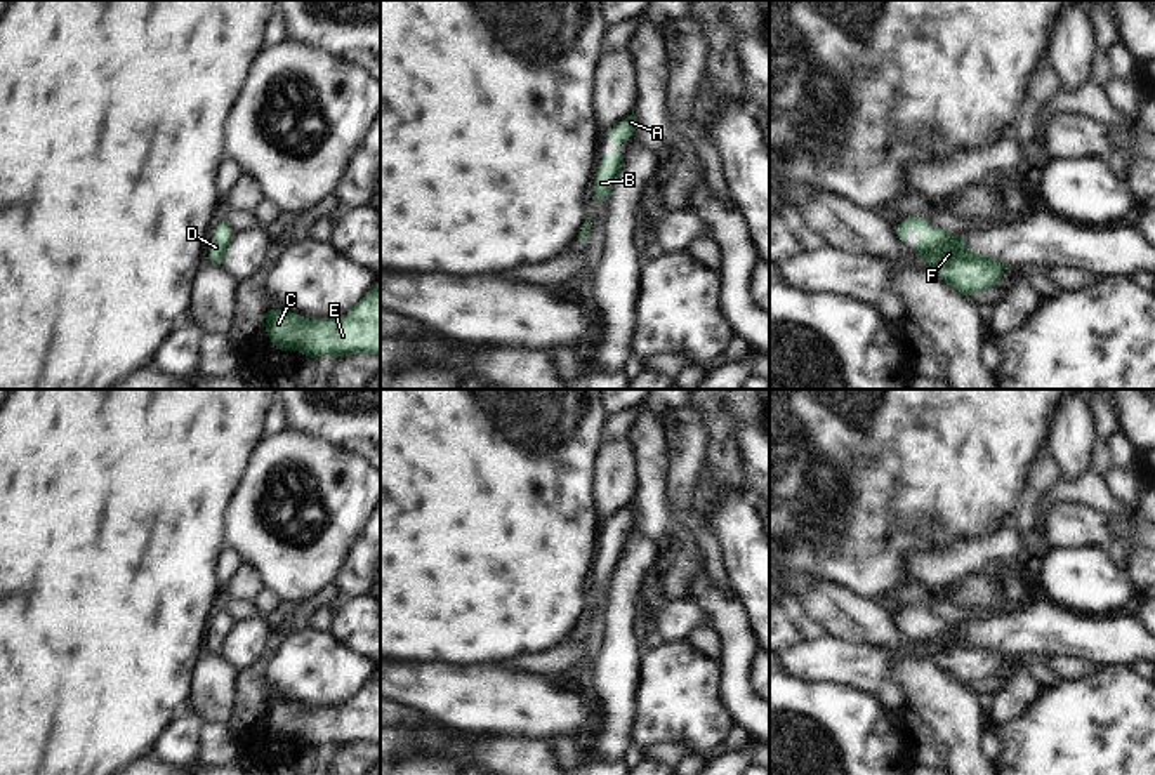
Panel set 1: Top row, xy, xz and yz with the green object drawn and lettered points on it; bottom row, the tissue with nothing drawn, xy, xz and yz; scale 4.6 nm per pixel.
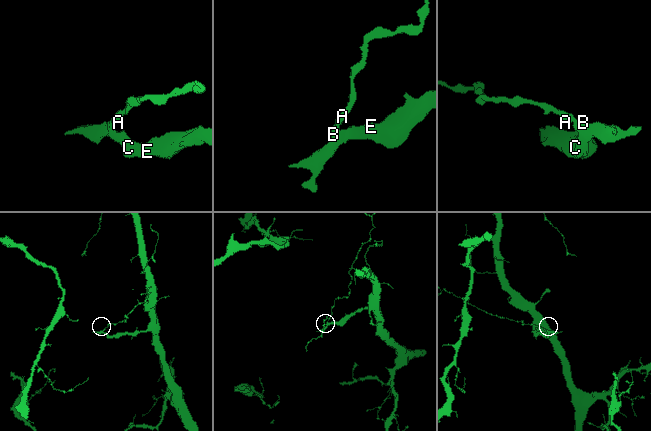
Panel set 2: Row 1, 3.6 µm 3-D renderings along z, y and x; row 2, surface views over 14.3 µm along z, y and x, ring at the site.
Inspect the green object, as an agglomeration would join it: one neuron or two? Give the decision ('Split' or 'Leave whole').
Leave whole

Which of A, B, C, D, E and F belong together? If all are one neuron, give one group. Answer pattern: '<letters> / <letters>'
A B C D E F

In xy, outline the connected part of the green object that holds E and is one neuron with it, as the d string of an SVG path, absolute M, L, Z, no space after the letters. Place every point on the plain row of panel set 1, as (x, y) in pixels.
M372 678L347 704L306 709L271 699L266 719L276 739L299 740L314 749L372 742L380 745L380 678Z

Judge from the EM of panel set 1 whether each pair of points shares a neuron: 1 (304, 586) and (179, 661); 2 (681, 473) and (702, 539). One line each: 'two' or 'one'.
1: two
2: one

